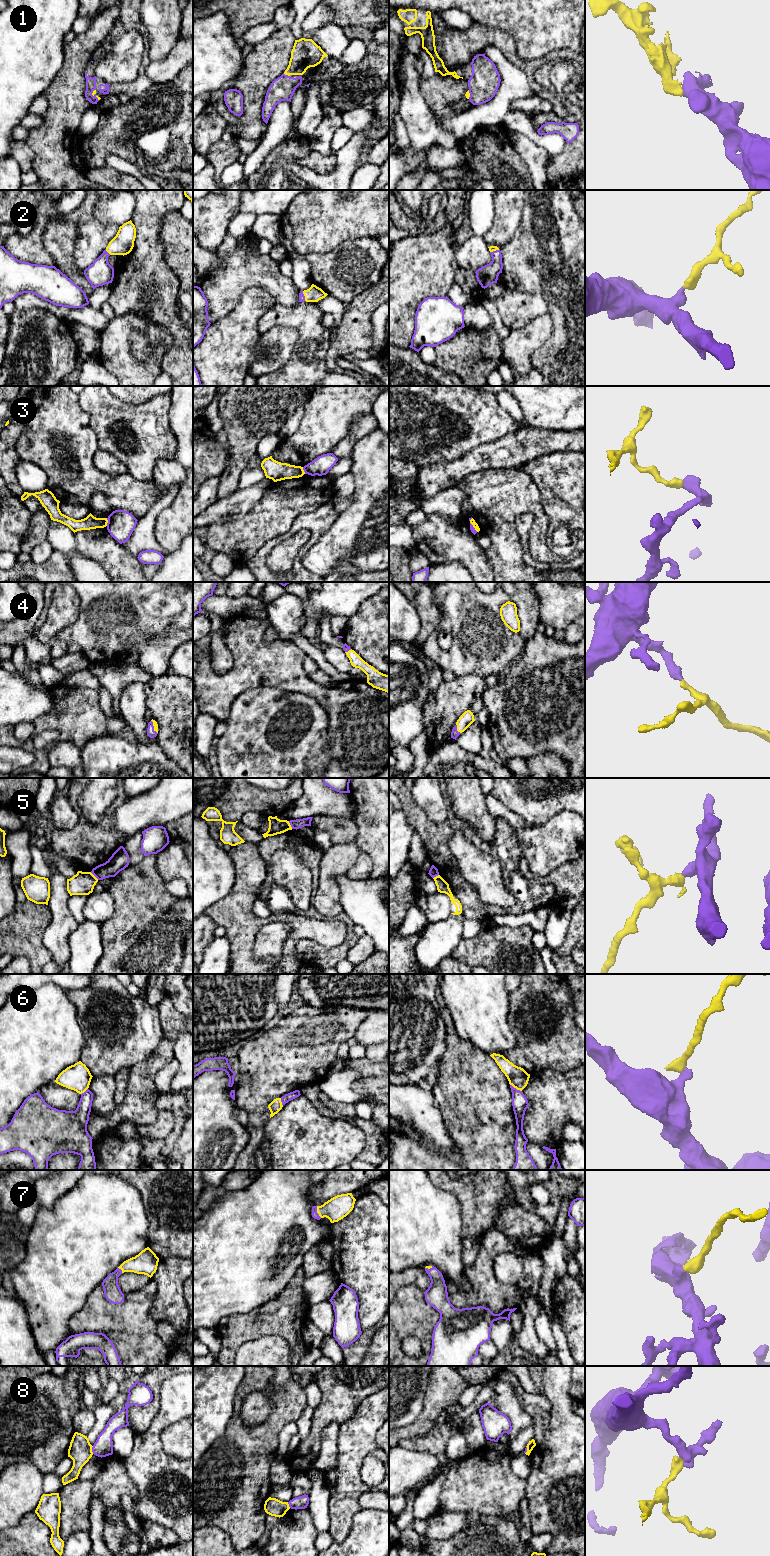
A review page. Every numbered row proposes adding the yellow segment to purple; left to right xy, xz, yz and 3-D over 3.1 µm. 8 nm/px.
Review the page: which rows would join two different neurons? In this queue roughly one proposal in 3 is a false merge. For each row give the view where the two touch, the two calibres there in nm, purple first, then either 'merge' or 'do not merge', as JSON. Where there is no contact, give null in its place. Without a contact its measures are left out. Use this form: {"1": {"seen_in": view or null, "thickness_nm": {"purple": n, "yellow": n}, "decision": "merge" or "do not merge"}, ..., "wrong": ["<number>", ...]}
{"1": {"seen_in": "xz", "thickness_nm": {"purple": 190, "yellow": 220}, "decision": "merge"}, "2": {"seen_in": "xy", "thickness_nm": {"purple": 200, "yellow": 180}, "decision": "merge"}, "3": {"seen_in": "xy", "thickness_nm": {"purple": 220, "yellow": 110}, "decision": "do not merge"}, "4": {"seen_in": "yz", "thickness_nm": {"purple": 60, "yellow": 110}, "decision": "merge"}, "5": {"seen_in": "xy", "thickness_nm": {"purple": 150, "yellow": 180}, "decision": "do not merge"}, "6": {"seen_in": "yz", "thickness_nm": {"purple": 130, "yellow": 160}, "decision": "do not merge"}, "7": {"seen_in": "xz", "thickness_nm": {"purple": 60, "yellow": 190}, "decision": "merge"}, "8": {"seen_in": "xy", "thickness_nm": {"purple": 150, "yellow": 190}, "decision": "do not merge"}, "wrong": ["3", "5", "6", "8"]}

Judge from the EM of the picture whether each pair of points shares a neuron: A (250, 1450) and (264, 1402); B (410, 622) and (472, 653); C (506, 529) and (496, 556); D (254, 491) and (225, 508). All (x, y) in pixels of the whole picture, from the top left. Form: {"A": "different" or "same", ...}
{"A": "different", "B": "different", "C": "same", "D": "same"}

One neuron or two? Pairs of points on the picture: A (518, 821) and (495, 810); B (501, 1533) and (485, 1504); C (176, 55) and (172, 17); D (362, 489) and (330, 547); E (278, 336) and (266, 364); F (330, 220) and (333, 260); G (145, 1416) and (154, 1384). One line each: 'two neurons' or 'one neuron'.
A: one neuron
B: two neurons
C: two neurons
D: one neuron
E: one neuron
F: two neurons
G: one neuron

